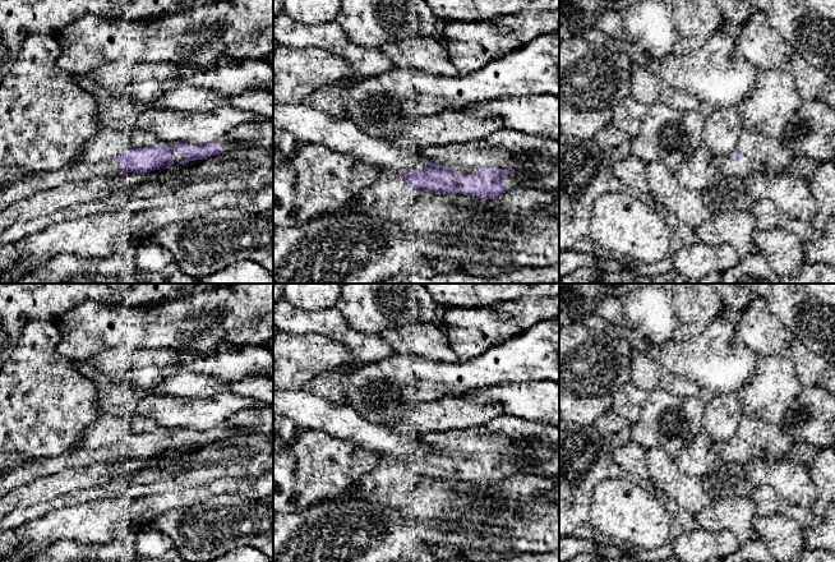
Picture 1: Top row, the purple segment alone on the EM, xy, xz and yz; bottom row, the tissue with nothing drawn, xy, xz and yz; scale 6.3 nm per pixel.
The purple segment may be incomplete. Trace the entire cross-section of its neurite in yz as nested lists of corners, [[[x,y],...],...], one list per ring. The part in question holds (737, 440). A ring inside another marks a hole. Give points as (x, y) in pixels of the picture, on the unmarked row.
[[[737,436],[732,441],[721,444],[719,450],[726,459],[741,465],[744,465],[762,455],[758,448],[753,447],[751,443],[746,443]]]

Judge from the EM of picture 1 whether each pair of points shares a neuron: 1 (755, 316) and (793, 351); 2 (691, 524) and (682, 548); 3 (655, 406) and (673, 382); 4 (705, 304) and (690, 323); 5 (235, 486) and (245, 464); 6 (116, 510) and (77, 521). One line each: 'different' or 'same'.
1: same
2: different
3: different
4: same
5: different
6: same

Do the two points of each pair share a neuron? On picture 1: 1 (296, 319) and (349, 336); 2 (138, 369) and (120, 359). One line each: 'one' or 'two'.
1: one
2: one

